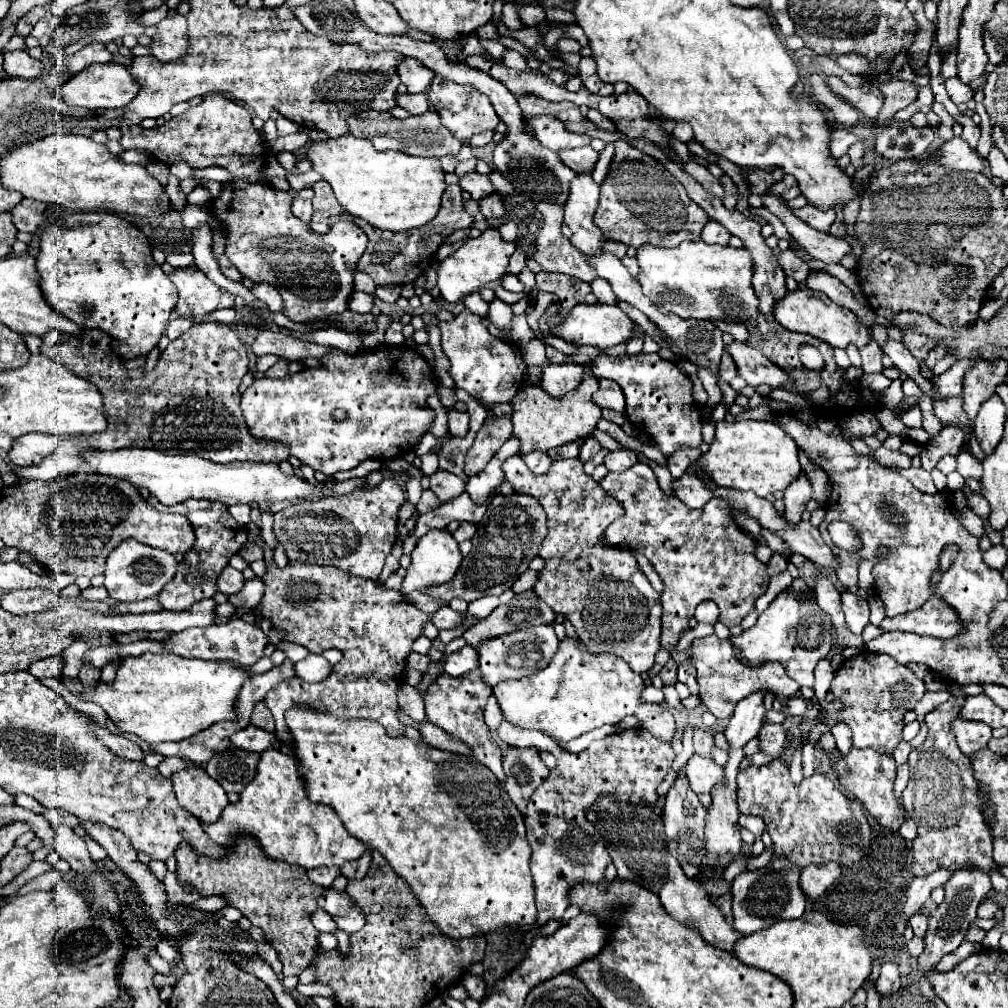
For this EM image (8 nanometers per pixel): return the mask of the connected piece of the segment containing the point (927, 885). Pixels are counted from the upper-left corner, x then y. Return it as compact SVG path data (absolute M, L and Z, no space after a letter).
M940 869L938 873L932 873L932 875L926 875L926 877L916 877L908 887L908 899L904 903L904 915L910 919L914 913L918 913L920 907L930 897L932 889L944 885L950 879L950 875L952 875L950 871Z

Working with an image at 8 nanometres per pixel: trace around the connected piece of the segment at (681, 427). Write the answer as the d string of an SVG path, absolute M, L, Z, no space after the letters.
M640 353L626 357L598 357L592 365L598 379L616 381L626 395L626 417L644 435L652 437L658 449L672 457L680 447L702 445L702 415L692 401L692 381L672 361L660 359L658 353Z

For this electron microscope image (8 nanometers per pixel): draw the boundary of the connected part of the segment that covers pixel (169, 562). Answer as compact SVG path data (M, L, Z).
M136 539L122 541L106 559L106 581L104 587L108 589L110 597L116 601L140 601L154 597L162 591L162 587L174 577L178 561L172 553L162 549L154 549L150 545L142 545Z

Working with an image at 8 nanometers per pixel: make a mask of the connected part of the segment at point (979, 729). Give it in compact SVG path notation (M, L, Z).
M962 717L952 721L952 733L964 755L972 755L978 749L986 747L988 739L992 737L992 729L988 725L982 725L982 721L966 721Z

